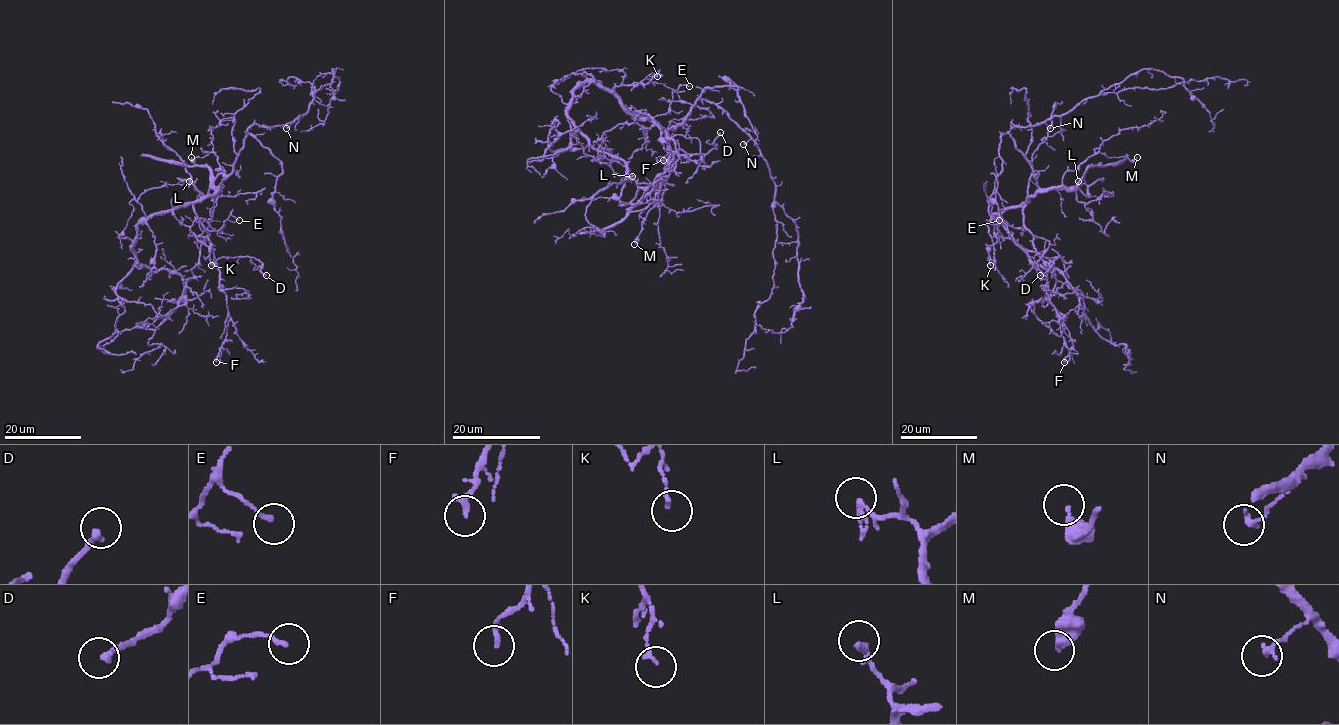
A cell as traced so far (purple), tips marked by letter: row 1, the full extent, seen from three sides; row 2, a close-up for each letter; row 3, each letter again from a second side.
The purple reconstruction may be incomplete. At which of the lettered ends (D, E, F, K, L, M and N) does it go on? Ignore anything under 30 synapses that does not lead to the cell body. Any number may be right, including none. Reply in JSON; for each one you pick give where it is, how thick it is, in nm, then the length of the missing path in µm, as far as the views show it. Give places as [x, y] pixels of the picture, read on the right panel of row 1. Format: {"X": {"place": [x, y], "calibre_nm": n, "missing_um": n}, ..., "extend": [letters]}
{"extend": []}

